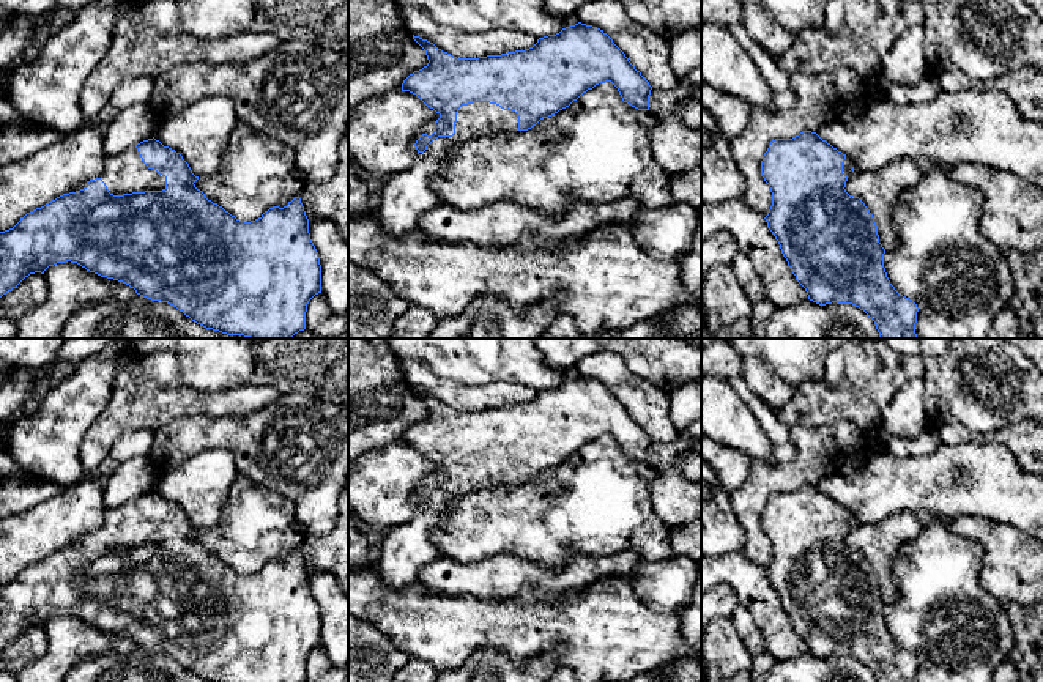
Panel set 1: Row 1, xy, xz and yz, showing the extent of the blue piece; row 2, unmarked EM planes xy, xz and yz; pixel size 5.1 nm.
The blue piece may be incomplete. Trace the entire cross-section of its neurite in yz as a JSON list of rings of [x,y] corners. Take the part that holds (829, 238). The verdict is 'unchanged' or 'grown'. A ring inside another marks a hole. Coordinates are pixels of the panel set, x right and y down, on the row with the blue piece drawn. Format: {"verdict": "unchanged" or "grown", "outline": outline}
{"verdict": "grown", "outline": [[[816,132],[772,140],[761,161],[761,176],[772,192],[772,206],[764,219],[810,301],[859,307],[874,321],[881,339],[919,339],[919,307],[900,295],[887,277],[885,249],[879,243],[874,217],[859,197],[844,189],[852,172],[852,159]]]}

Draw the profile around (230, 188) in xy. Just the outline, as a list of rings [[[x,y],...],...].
[[[238,123],[217,172],[194,184],[208,200],[244,222],[299,197],[309,222],[334,222],[348,243],[348,124],[337,153],[332,180],[315,184],[296,172],[296,156],[288,145]]]

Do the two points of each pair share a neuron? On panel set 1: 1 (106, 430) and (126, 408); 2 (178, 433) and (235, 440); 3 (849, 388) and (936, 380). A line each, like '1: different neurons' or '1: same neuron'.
1: same neuron
2: same neuron
3: different neurons

